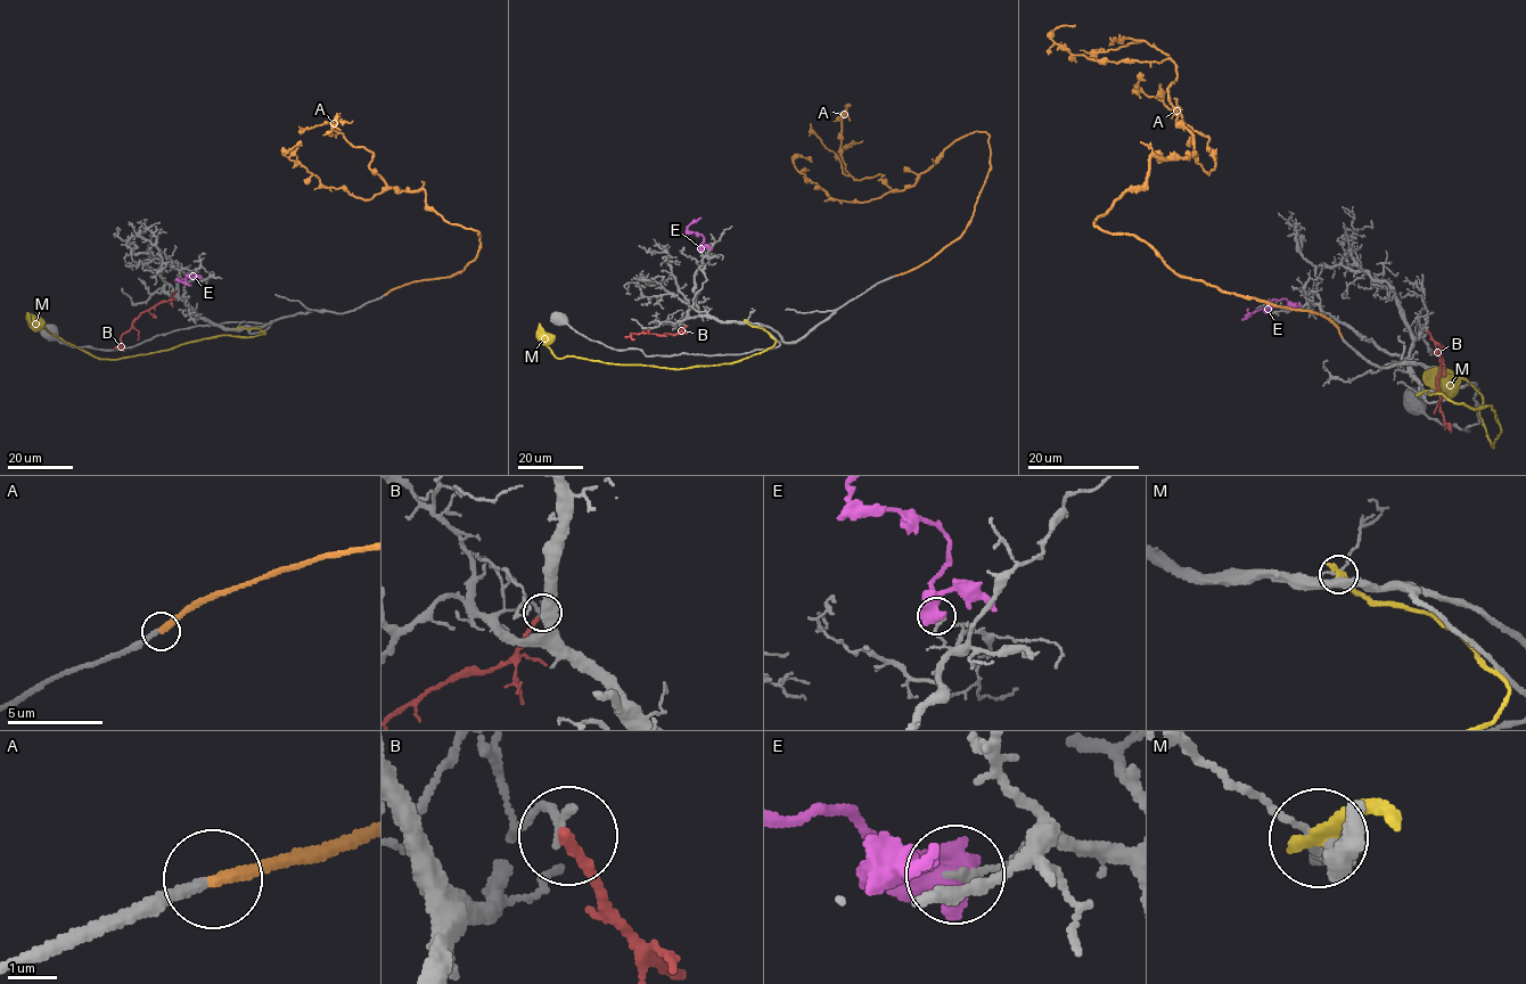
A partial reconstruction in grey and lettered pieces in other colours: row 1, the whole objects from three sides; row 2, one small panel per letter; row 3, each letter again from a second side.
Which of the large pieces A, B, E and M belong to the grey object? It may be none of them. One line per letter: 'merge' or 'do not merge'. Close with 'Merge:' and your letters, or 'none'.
A: merge
B: do not merge
E: do not merge
M: do not merge
Merge: A

